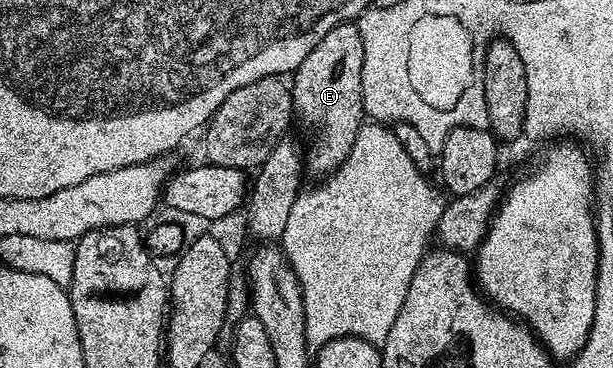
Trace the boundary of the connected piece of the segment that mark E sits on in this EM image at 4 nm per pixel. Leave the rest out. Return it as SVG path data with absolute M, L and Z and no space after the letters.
M356 22L340 23L327 33L307 57L298 65L291 75L293 92L293 110L298 120L302 119L316 138L309 147L309 155L304 156L308 174L328 177L347 161L351 149L355 145L355 137L359 137L359 129L366 122L365 106L363 105L363 37L359 33Z

